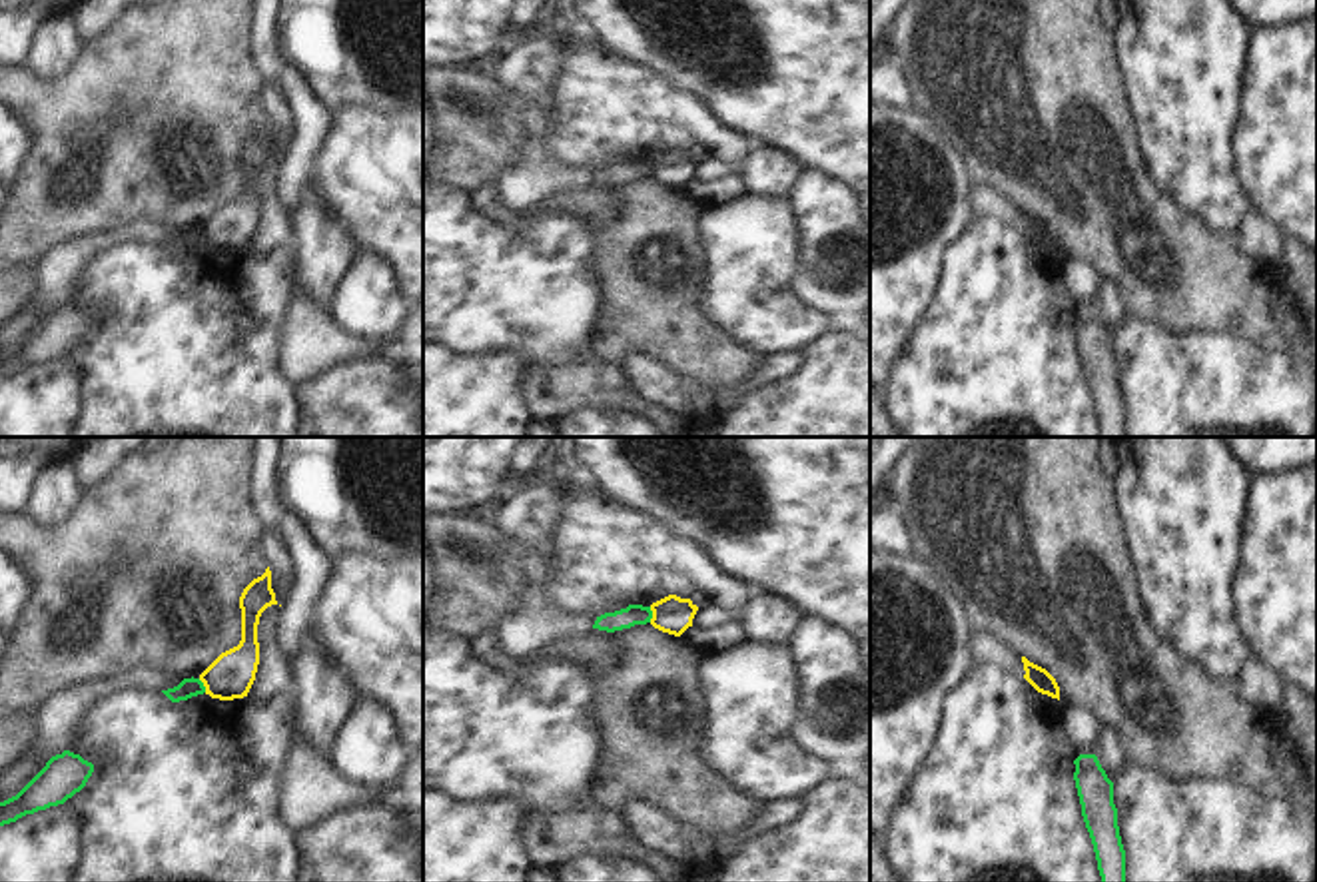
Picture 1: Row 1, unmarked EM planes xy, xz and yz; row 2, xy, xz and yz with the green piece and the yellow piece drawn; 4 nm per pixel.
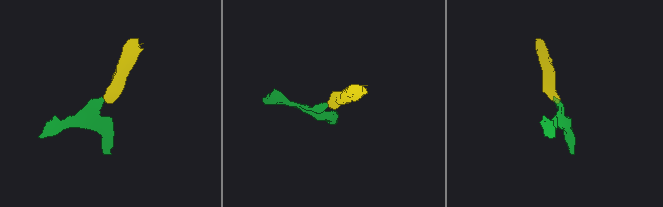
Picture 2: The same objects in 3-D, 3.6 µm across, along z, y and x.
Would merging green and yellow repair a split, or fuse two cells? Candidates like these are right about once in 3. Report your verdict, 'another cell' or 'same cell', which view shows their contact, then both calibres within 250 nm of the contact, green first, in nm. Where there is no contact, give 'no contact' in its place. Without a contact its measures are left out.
another cell; meets green in xz; 80 nm thick on the green side, 150 nm on the other

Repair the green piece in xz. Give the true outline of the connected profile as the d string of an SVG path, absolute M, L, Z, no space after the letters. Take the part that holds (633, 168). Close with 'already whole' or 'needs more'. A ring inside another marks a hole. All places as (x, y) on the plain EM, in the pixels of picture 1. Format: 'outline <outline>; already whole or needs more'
outline M629 158L627 162L597 170L593 182L615 186L635 178L647 178L653 172L651 160Z; already whole

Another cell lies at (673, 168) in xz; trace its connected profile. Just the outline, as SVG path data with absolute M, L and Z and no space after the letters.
M668 148L653 156L651 164L653 164L651 178L655 182L680 190L688 180L692 180L692 172L698 160L690 152Z

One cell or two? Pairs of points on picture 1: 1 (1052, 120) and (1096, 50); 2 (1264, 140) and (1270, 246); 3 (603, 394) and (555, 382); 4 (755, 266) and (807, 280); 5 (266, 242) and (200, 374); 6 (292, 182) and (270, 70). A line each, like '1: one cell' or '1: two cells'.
1: one cell
2: two cells
3: one cell
4: two cells
5: two cells
6: one cell

